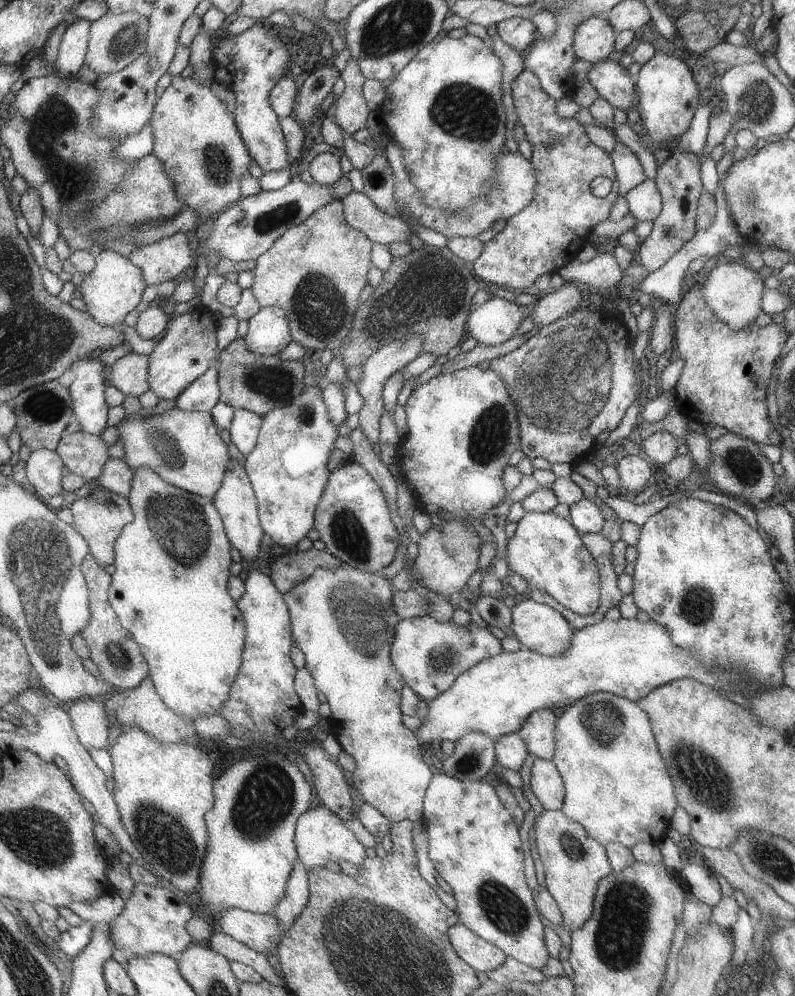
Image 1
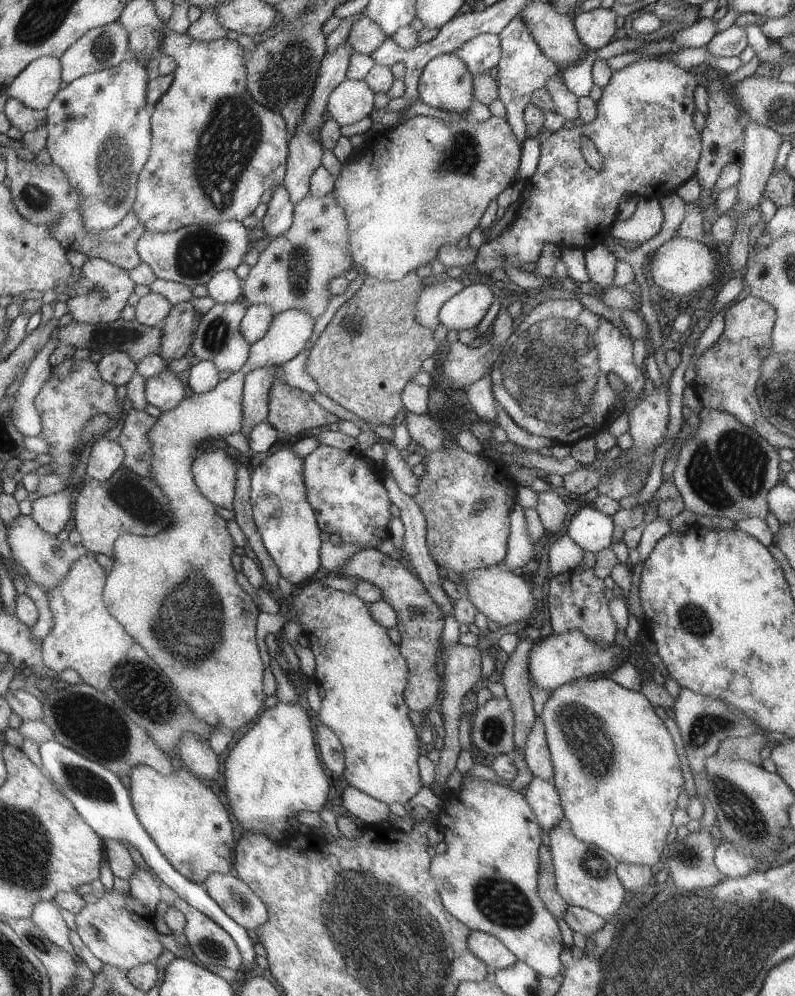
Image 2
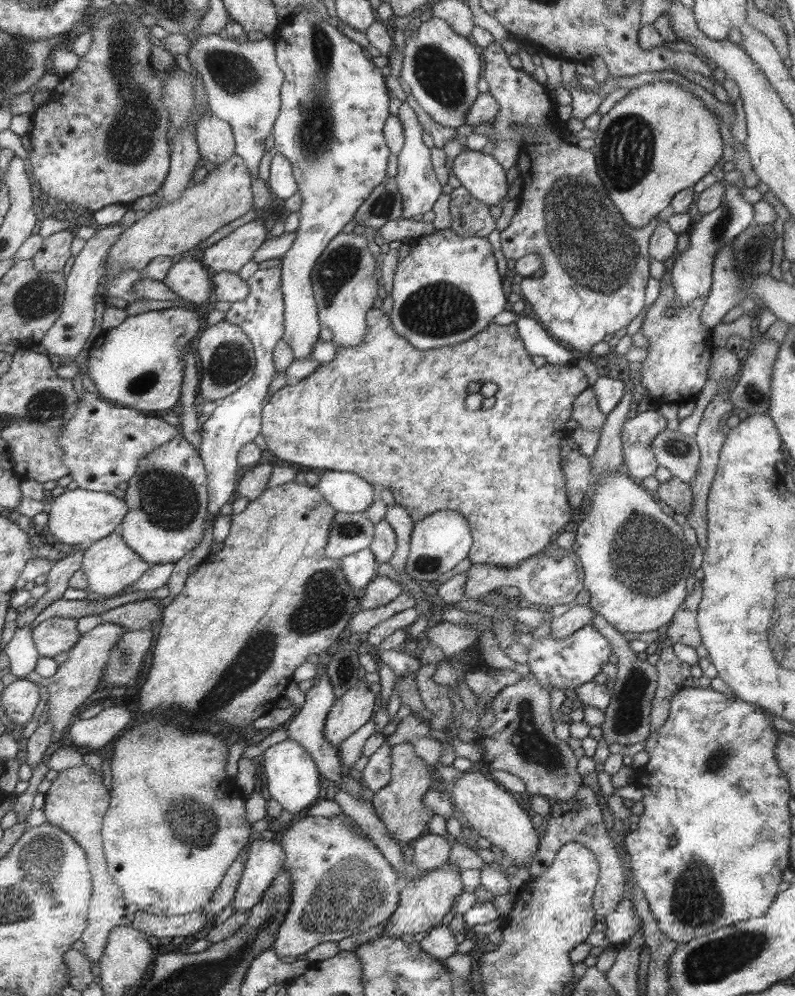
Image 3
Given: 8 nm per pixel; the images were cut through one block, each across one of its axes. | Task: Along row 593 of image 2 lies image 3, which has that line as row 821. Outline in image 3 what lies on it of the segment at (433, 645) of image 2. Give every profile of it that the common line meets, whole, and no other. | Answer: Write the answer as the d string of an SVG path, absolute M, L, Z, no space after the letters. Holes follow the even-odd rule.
M408 742L397 744L390 750L392 759L391 780L384 788L372 793L371 802L378 818L385 824L390 836L397 842L407 843L418 838L426 828L429 828L435 812L424 803L424 796L431 792L431 776L428 764L416 755L414 746Z

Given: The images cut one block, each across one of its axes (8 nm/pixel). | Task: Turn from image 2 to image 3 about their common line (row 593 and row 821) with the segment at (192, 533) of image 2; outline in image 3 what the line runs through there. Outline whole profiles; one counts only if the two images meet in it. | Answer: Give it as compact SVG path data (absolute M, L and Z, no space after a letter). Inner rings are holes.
M164 714L126 730L114 743L113 799L105 818L104 842L111 873L139 910L167 917L202 910L232 863L251 844L244 794L224 771L228 755L225 740L209 731L186 730L166 722Z

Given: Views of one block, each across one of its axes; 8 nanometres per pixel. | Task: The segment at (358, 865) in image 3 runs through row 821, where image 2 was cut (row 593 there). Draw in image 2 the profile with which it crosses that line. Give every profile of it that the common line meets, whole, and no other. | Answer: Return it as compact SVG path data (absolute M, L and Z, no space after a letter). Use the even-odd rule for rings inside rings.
M312 580L296 596L288 599L286 610L293 610L292 622L298 622L310 641L315 654L316 668L312 677L324 689L322 708L318 719L336 733L345 751L344 772L350 787L357 788L384 804L406 804L420 790L420 742L414 724L408 718L408 704L404 700L410 669L402 650L388 635L388 629L371 616L368 603L356 594L322 585L322 580Z

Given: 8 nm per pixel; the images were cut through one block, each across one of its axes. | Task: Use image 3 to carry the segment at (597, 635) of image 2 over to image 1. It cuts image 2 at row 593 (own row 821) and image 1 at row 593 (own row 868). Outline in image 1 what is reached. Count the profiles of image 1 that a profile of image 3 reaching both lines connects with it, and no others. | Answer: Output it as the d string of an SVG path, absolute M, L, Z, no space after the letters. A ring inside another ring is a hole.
M601 532L582 534L582 537L584 544L587 545L587 548L591 551L599 565L599 577L602 583L598 610L591 615L580 615L567 609L542 589L531 587L528 594L528 598L535 600L537 603L550 605L552 608L563 613L574 630L600 622L605 618L608 610L619 606L624 595L620 588L618 588L617 583L619 574L615 571L614 567L614 543L610 542Z

